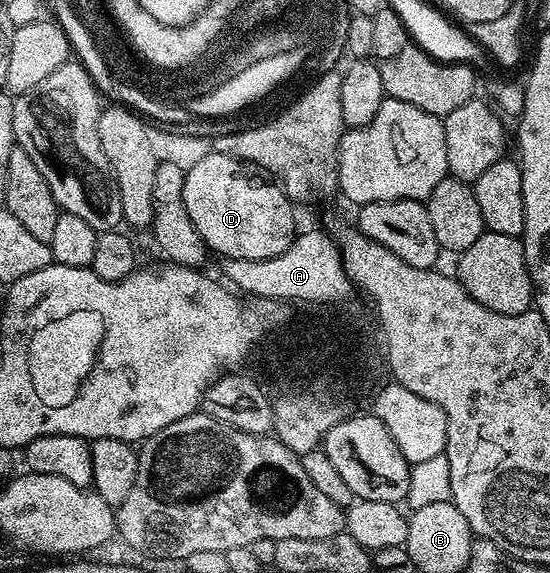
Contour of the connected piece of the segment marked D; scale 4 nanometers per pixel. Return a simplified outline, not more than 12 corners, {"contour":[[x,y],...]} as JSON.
{"contour":[[206,152],[184,208],[223,259],[268,260],[296,236],[291,199]]}

